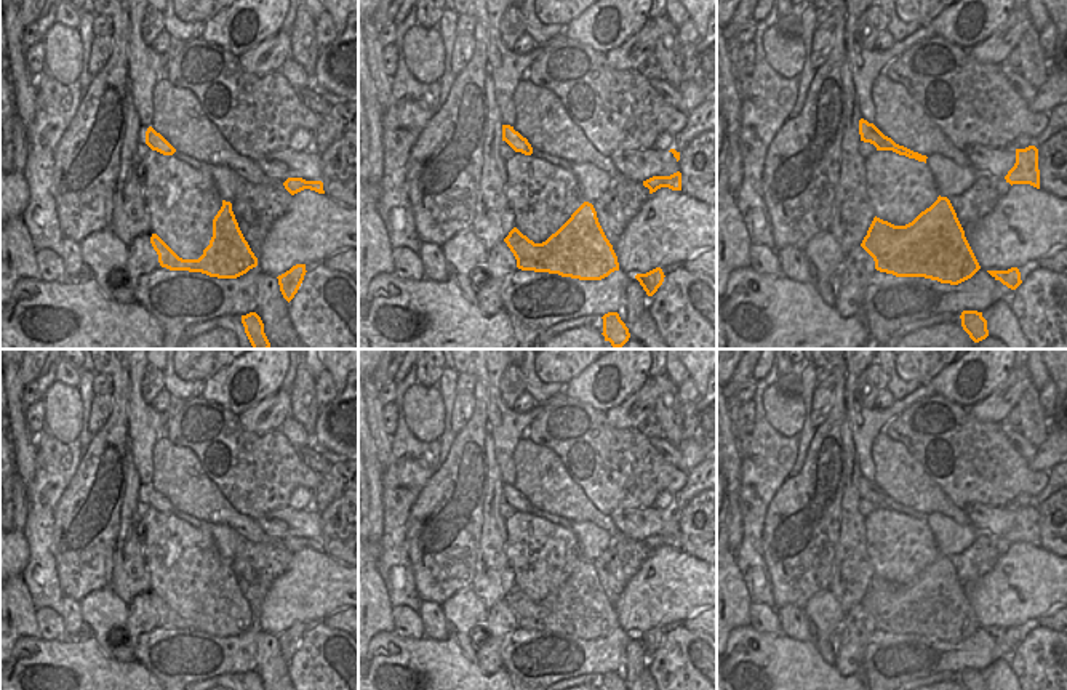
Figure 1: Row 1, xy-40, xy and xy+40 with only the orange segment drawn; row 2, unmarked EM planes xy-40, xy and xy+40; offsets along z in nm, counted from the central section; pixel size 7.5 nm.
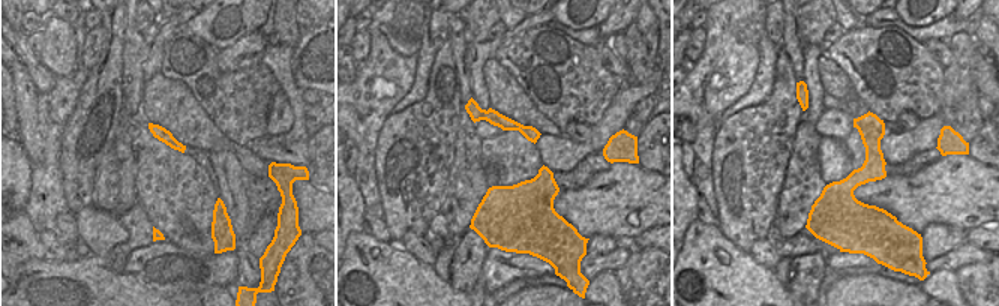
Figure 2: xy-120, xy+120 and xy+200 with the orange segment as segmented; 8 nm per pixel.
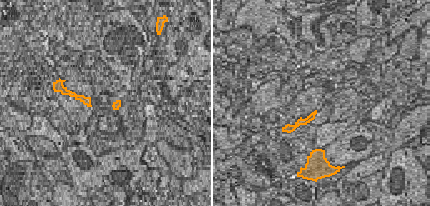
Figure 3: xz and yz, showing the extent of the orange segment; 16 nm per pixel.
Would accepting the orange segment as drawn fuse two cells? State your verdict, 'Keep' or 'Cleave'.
Cleave.

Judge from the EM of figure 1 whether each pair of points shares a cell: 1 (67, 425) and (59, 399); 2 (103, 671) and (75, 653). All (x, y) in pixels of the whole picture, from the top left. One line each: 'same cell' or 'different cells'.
1: same cell
2: same cell

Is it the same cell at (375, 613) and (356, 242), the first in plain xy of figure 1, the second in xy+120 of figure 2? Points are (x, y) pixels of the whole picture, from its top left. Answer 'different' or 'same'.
different

